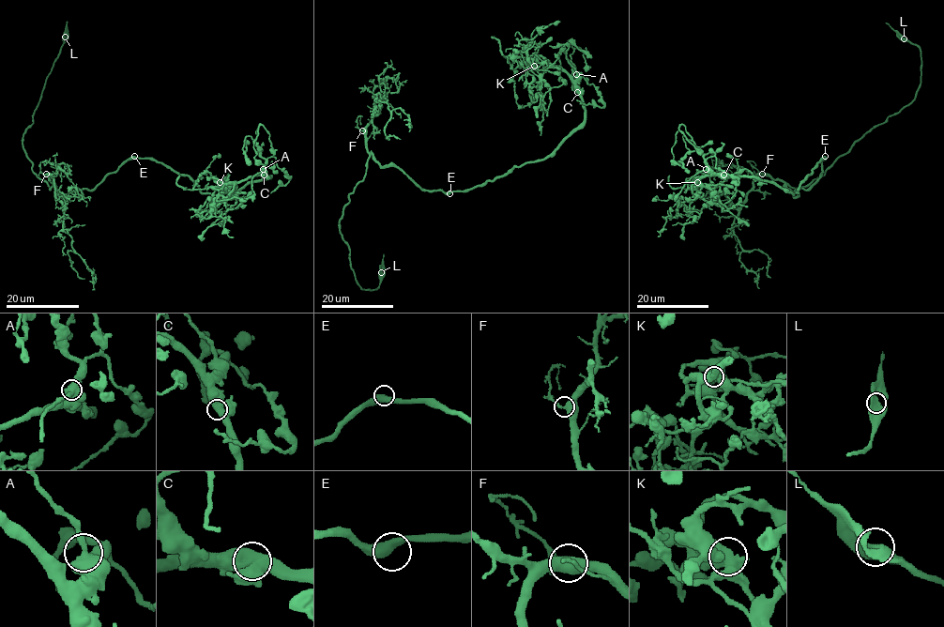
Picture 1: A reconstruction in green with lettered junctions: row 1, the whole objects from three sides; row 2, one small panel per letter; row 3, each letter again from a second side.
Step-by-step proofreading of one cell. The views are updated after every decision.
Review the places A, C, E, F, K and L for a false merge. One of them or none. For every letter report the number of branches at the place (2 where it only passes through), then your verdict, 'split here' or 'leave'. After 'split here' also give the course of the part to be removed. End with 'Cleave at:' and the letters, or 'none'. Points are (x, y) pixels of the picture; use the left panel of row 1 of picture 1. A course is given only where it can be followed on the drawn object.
A: 2 | leave
C: 2 | leave
E: 2 | leave
F: 2 | leave
K: 2 | split here | (220, 183), (211, 188), (193, 188), (199, 175), (201, 177), (219, 153)
L: 2 | leave
Cleave at: K

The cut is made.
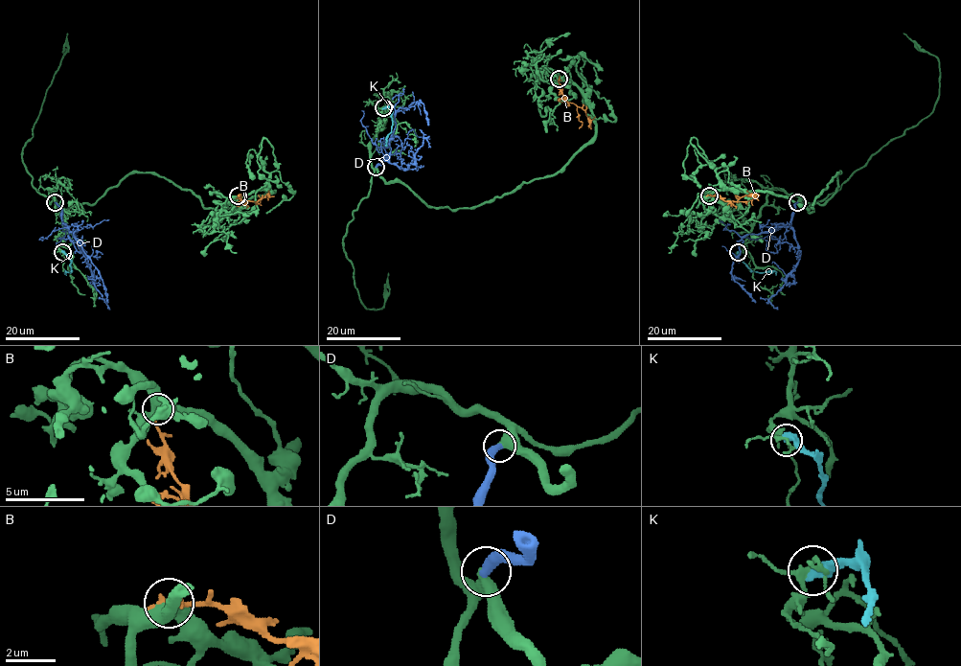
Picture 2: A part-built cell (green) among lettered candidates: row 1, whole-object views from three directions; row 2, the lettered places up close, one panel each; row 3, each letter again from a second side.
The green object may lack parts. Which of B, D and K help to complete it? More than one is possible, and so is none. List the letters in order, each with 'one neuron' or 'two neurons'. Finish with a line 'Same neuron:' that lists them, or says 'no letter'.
B: two neurons
D: one neuron
K: two neurons
Same neuron: D

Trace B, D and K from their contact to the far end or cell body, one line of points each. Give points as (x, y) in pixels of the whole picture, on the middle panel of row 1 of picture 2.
B: (559, 79), (564, 99), (585, 112), (590, 128)
D: (376, 167), (388, 157), (395, 115), (400, 108), (405, 109), (415, 102), (422, 103), (429, 125)
K: (383, 108), (391, 108), (391, 133), (387, 146)

